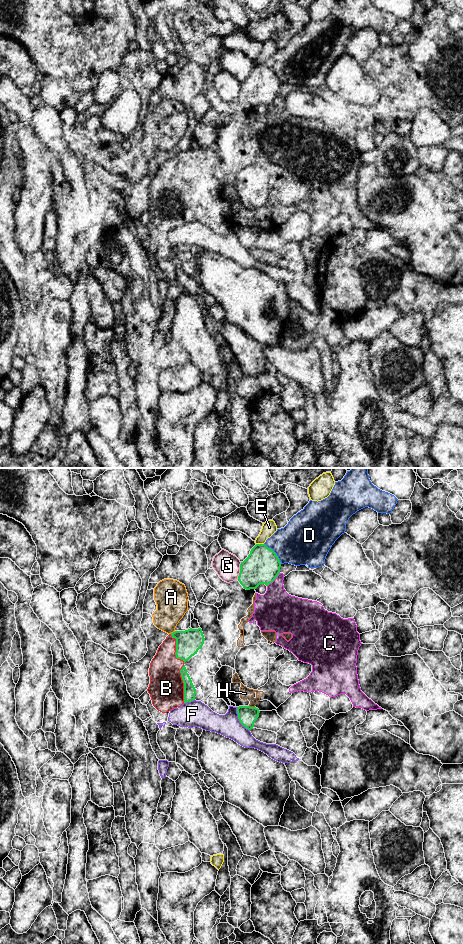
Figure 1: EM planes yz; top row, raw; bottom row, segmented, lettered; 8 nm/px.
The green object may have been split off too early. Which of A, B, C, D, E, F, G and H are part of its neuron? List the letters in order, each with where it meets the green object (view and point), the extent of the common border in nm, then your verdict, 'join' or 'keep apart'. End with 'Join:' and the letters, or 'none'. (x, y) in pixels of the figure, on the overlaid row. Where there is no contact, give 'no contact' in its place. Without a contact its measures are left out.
A: yz (173, 632) | 50 nm | keep apart
B: yz (184, 684) | 300 nm | join
C: yz (274, 579) | 160 nm | keep apart
D: yz (275, 553) | 220 nm | keep apart
E: yz (260, 544) | 60 nm | keep apart
F: yz (238, 718) | 220 nm | keep apart
G: yz (240, 571) | 150 nm | keep apart
H: yz (252, 707) | 50 nm | keep apart
Join: B

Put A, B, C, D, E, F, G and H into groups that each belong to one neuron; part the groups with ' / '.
A C H / B / D / E / F / G

